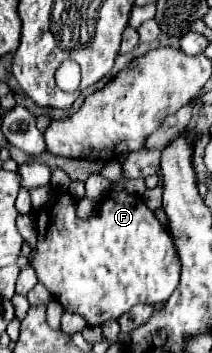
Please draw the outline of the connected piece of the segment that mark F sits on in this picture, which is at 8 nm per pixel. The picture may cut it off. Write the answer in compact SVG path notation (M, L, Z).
M111 190L99 200L91 218L77 216L77 198L69 192L53 192L49 202L37 210L37 244L33 268L37 280L69 314L81 314L87 326L101 326L111 318L119 318L135 304L165 302L179 284L179 260L173 242L165 228L155 220L155 214L141 198L129 196L123 190Z

